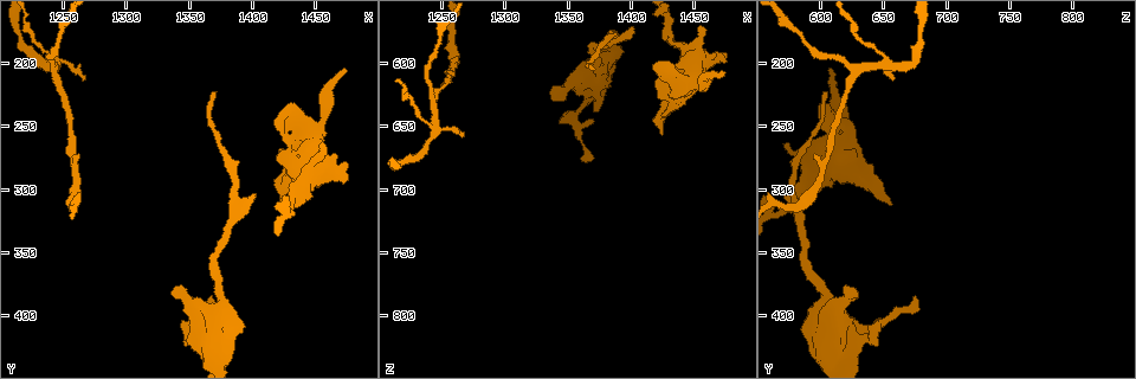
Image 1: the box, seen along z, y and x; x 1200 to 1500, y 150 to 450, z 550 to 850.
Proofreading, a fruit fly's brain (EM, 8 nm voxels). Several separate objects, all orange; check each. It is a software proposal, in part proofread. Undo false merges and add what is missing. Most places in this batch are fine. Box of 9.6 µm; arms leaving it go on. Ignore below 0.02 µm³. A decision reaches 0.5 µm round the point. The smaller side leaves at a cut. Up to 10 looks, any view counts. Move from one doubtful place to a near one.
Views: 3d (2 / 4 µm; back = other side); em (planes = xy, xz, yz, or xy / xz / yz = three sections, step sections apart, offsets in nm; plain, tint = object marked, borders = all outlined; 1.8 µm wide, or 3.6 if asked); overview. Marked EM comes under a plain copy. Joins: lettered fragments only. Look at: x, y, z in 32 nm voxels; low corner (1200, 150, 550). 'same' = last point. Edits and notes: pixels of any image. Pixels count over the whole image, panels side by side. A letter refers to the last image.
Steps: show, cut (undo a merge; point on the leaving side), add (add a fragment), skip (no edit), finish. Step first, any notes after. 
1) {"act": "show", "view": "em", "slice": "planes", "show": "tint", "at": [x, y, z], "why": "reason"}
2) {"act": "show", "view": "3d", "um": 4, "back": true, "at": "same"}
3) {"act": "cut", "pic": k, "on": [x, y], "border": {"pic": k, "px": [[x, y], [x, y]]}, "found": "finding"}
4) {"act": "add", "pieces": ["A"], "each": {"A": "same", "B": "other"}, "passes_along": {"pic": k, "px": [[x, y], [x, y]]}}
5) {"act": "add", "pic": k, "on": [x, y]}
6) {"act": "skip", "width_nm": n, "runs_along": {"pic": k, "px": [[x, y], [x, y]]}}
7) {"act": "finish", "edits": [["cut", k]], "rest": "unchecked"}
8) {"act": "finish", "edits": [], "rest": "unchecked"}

{"act": "show", "view": "em", "slice": "yz", "step": 16, "show": "borders", "at": [1424, 314, 656], "why": "branch stops here"}

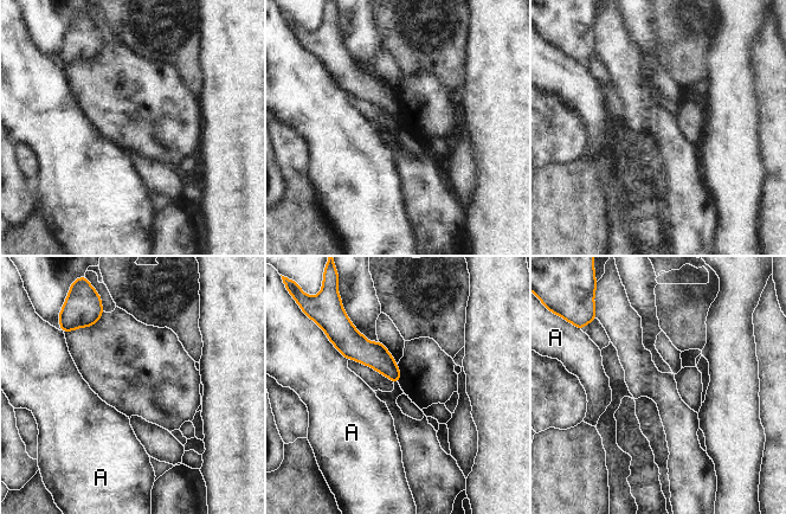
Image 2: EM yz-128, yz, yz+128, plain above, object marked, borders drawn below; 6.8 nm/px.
{"act": "skip", "each": {"A": "other"}, "border": {"pic": 2, "px": [[330, 341], [348, 359]]}, "found": "no lettered fragment goes on from it"}

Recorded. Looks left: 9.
{"act": "show", "view": "3d", "um": 2, "at": [1474, 206, 610], "why": "free end"}

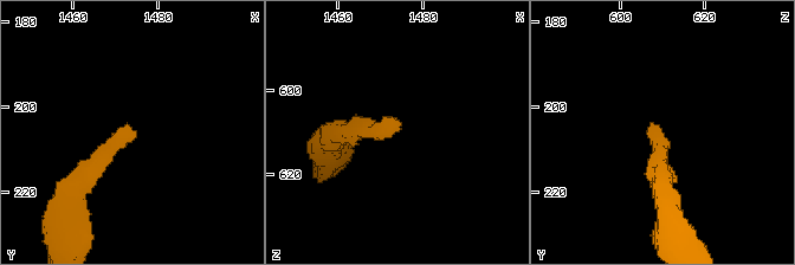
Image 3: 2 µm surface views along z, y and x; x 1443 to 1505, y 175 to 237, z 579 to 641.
{"act": "show", "view": "em", "slice": "planes", "show": "borders", "at": [1475, 206, 608]}

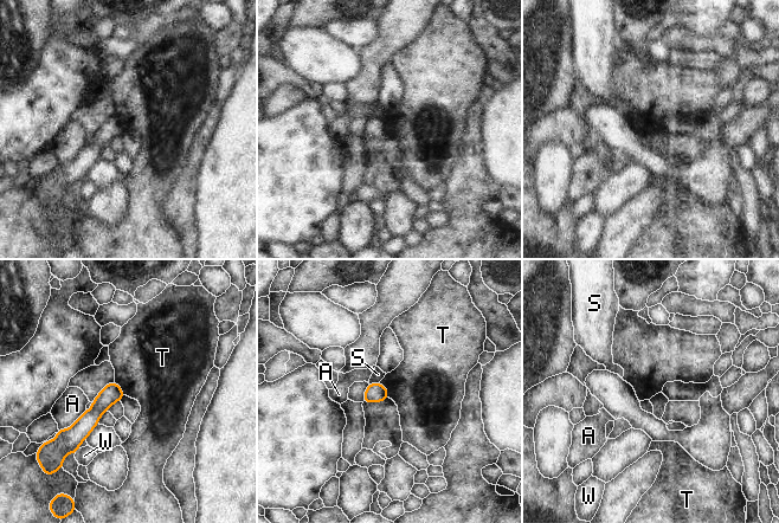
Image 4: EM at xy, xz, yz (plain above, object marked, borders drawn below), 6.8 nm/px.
{"act": "skip", "each": {"A": "other", "S": "other", "T": "other", "W": "other"}, "border": {"pic": 4, "px": [[379, 382], [386, 388], [388, 396]]}, "found": "no lettered fragment goes on from it"}

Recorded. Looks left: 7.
{"act": "show", "view": "3d", "um": 2, "at": [1338, 380, 628], "why": "stops while still wide"}

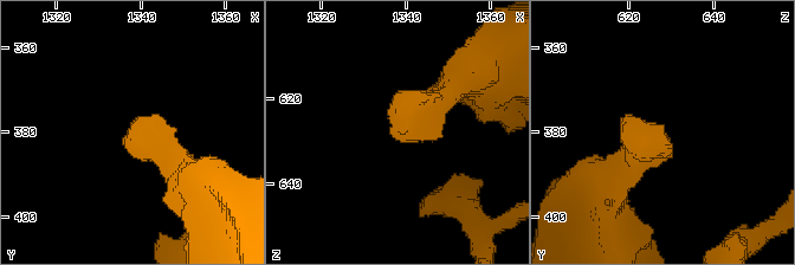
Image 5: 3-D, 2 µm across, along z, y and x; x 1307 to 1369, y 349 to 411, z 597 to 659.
{"act": "show", "view": "em", "slice": "planes", "show": "tint", "at": [1338, 378, 627]}

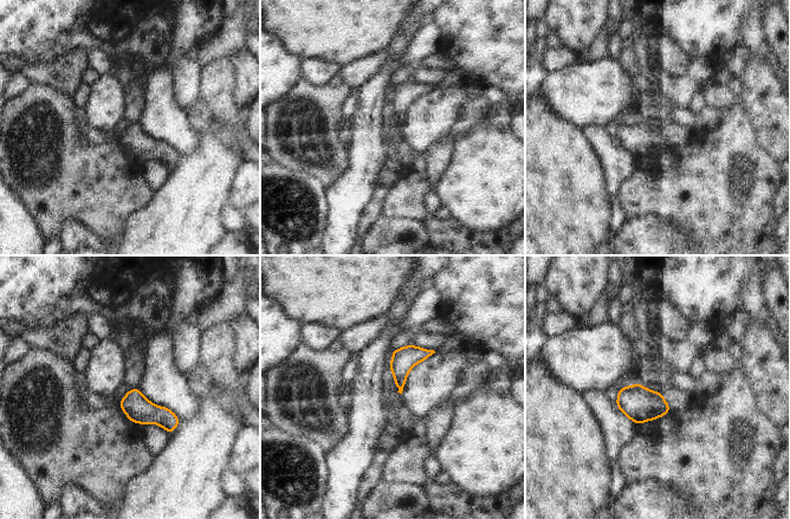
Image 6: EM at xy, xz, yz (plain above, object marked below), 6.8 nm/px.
{"act": "show", "view": "em", "slice": "planes", "show": "borders", "at": "same"}

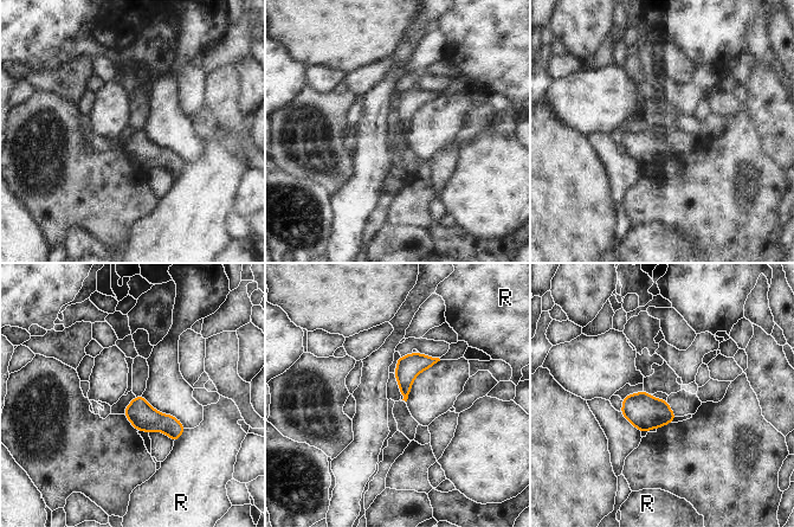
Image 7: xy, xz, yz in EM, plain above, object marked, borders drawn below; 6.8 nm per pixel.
{"act": "skip", "each": {"R": "other"}, "border": {"pic": 7, "px": [[185, 429], [174, 443]]}, "found": "no lettered fragment goes on from it"}

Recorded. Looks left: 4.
{"act": "show", "view": "em", "slice": "planes", "show": "borders", "at": [1242, 194, 652]}

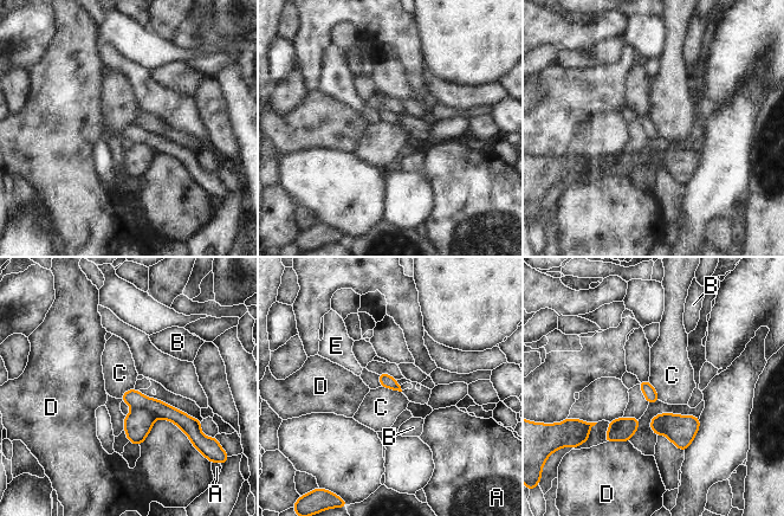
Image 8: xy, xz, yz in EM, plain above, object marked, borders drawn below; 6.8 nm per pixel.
{"act": "cut", "pic": 8, "on": [134, 398], "width_nm": 90, "each": {"A": "other", "B": "other", "C": "other", "D": "other", "E": "other"}, "part_leaving": {"pic": 8, "px": [[124, 398], [155, 406], [186, 426]]}, "found": "a second cell is stuck on"}

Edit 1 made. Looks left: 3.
{"act": "finish", "edits": [["cut", 8]], "rest": "unchecked"}

